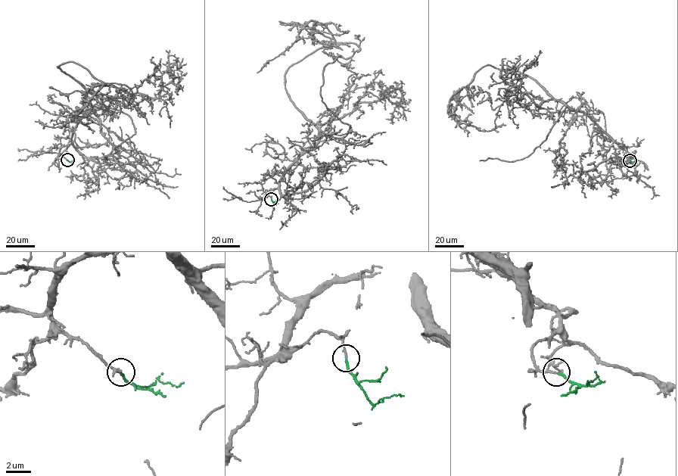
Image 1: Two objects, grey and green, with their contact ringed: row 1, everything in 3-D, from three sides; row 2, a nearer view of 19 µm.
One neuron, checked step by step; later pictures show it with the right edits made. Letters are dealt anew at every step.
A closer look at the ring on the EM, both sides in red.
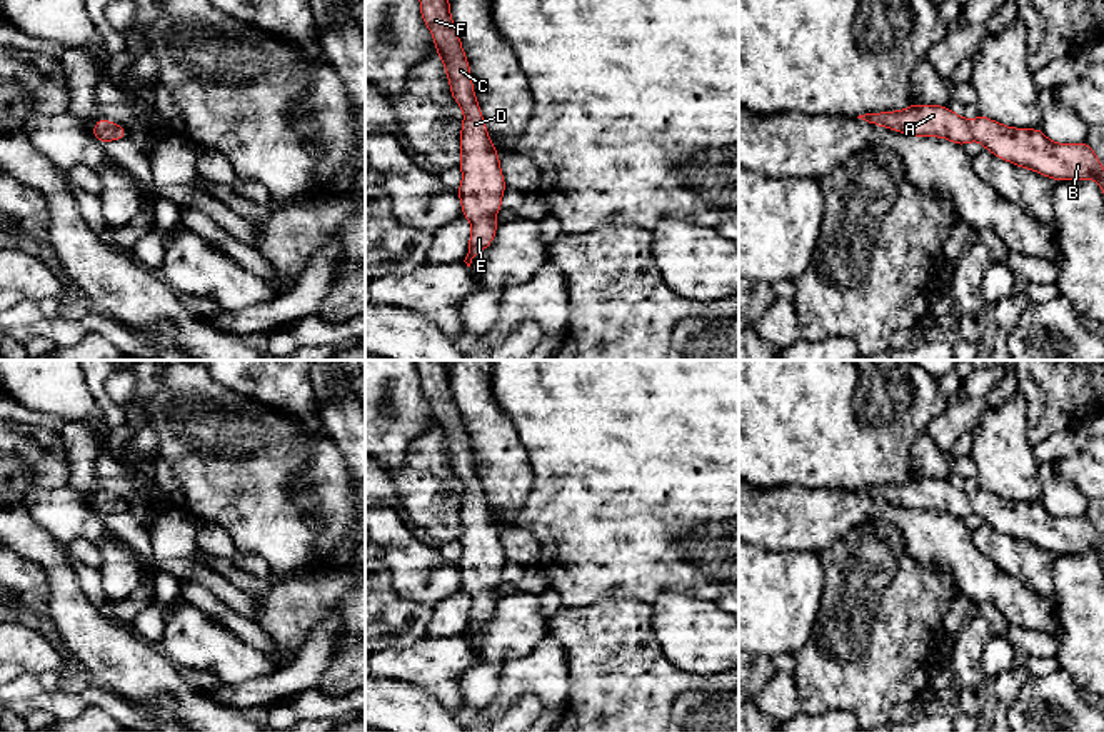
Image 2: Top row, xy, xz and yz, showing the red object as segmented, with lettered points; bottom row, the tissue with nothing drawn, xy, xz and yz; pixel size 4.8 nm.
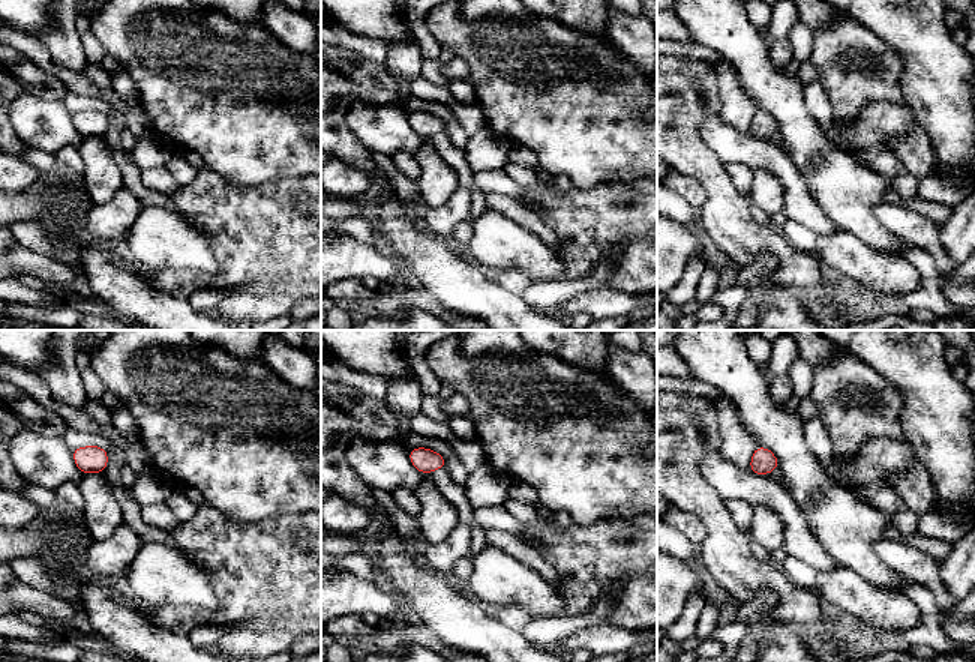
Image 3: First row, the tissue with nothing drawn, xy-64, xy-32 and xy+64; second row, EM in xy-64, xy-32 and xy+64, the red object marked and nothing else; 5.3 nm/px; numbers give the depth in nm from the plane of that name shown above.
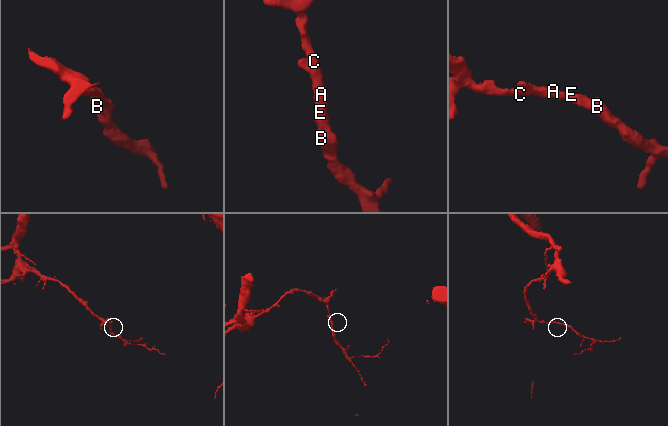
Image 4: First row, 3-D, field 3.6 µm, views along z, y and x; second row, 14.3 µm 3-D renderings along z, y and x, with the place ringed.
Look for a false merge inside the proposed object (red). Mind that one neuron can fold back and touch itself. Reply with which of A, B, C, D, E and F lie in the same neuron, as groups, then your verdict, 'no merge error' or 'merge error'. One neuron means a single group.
A B C D E F | no merge error

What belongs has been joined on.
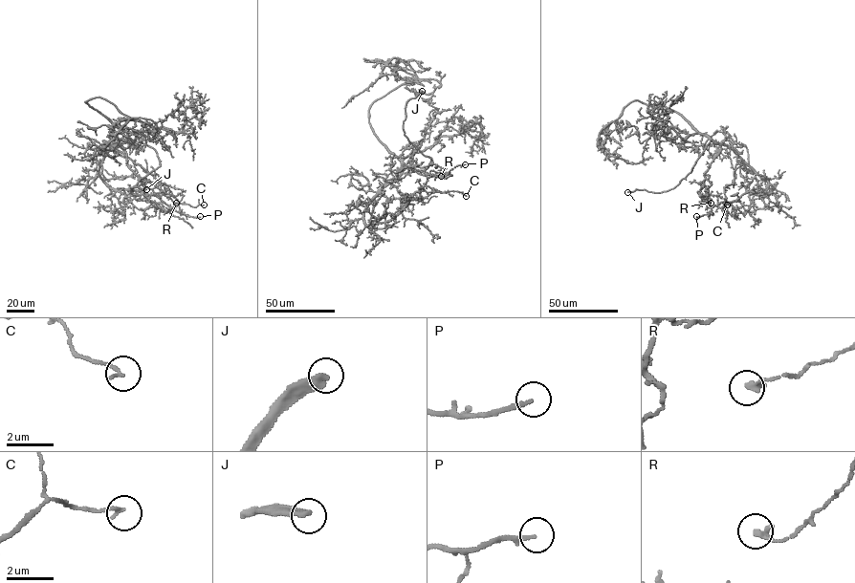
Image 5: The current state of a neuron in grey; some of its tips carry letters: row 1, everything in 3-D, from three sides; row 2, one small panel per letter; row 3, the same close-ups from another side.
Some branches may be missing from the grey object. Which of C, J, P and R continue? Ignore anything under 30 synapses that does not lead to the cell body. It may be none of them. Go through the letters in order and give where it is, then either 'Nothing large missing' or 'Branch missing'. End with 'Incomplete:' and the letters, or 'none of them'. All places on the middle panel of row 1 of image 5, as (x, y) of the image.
C: Place: (466, 196). Nothing large missing
J: Place: (422, 91). Branch missing
P: Place: (465, 164). Nothing large missing
R: Place: (441, 176). Nothing large missing
Incomplete: J

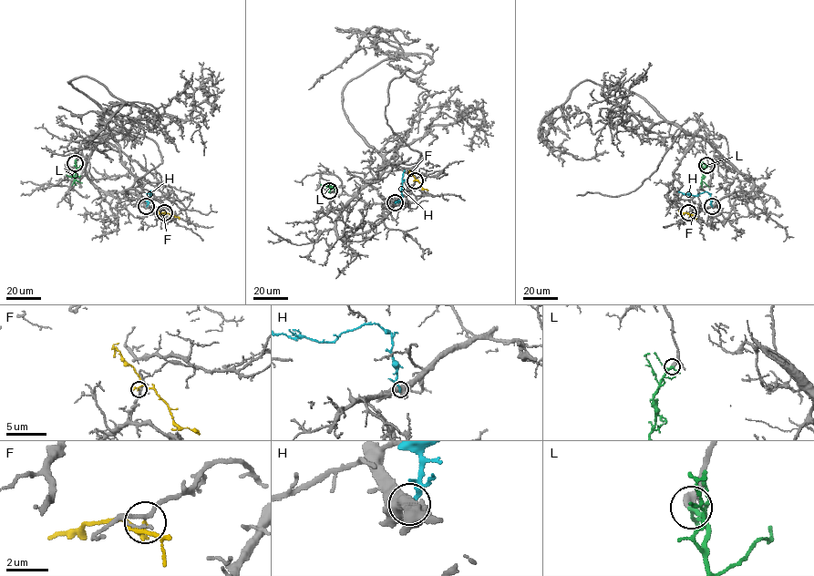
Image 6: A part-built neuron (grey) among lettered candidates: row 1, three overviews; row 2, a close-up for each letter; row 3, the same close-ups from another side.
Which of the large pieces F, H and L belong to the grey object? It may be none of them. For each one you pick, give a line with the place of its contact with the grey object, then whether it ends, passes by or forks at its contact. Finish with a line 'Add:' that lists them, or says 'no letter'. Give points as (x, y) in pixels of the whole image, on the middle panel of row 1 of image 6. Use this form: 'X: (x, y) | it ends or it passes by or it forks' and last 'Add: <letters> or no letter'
L: (329, 190) | it forks
Add: L

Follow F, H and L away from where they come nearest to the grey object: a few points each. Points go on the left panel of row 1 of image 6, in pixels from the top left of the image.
F: (164, 212), (179, 219)
H: (146, 206), (150, 190)
L: (75, 163), (76, 185)

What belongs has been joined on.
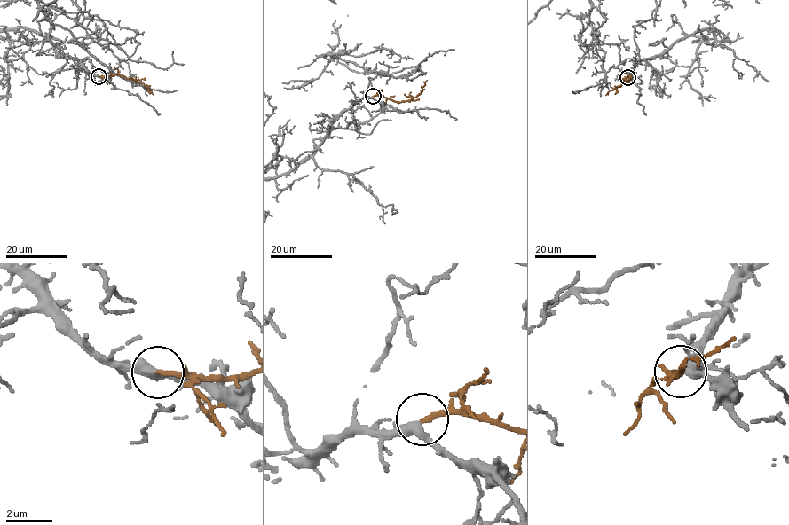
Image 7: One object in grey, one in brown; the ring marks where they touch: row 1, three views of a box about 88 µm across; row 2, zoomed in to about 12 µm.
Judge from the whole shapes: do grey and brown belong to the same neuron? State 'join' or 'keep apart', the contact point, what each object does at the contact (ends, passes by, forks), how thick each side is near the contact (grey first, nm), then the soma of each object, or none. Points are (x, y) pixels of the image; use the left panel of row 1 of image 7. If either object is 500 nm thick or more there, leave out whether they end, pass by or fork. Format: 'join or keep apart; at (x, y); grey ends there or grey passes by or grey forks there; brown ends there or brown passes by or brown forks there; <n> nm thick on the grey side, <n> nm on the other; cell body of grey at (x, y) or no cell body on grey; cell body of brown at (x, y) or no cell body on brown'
join; at (98, 76); grey passes by; brown ends there; 380 nm thick on the grey side, 240 nm on the other; no cell body on grey; no cell body on brown

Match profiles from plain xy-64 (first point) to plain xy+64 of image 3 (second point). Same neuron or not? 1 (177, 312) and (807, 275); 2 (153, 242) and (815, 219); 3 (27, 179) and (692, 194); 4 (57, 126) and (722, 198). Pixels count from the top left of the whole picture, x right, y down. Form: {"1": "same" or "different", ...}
{"1": "same", "2": "different", "3": "same", "4": "different"}

